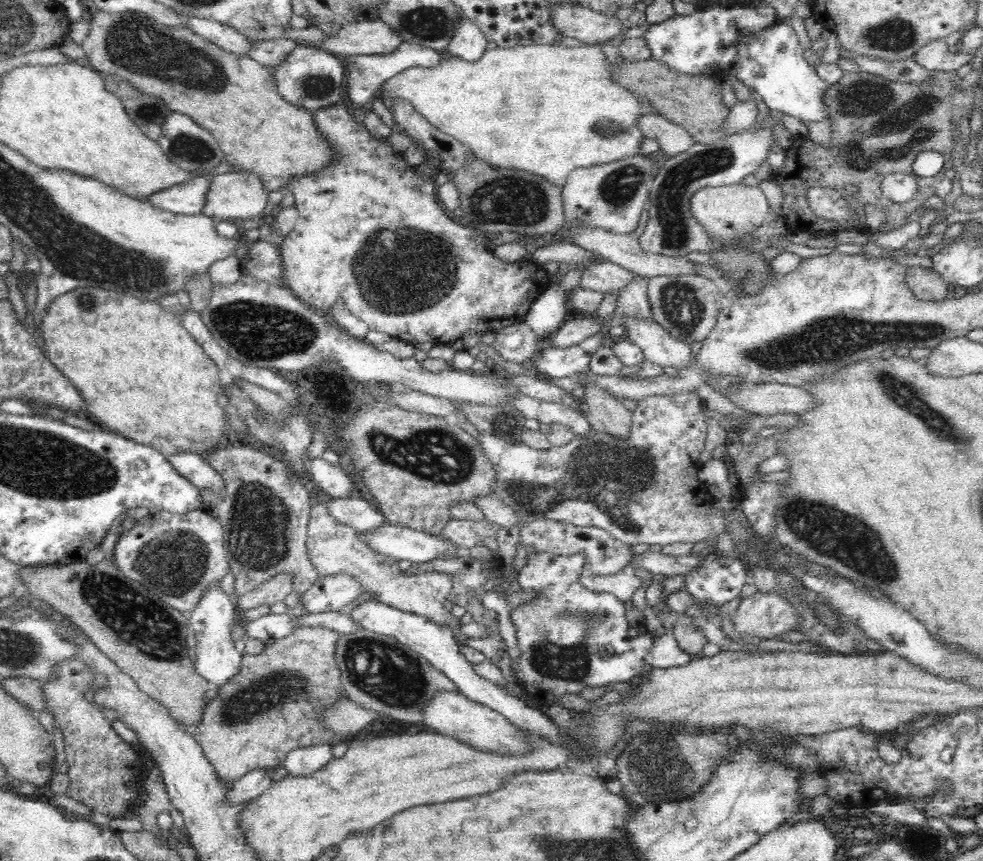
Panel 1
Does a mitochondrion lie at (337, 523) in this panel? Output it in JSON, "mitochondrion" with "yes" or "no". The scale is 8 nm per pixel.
{"mitochondrion":"no"}

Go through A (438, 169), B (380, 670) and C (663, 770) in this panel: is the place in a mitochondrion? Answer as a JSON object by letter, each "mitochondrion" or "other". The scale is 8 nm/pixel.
{"A":"other","B":"mitochondrion","C":"mitochondrion"}

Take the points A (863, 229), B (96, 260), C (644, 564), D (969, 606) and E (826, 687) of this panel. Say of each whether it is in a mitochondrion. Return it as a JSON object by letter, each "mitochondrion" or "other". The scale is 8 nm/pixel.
{"A":"other","B":"mitochondrion","C":"other","D":"other","E":"other"}

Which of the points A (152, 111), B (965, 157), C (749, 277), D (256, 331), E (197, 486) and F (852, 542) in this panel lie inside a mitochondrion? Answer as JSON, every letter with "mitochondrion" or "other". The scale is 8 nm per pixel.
{"A":"mitochondrion","B":"other","C":"mitochondrion","D":"mitochondrion","E":"other","F":"mitochondrion"}

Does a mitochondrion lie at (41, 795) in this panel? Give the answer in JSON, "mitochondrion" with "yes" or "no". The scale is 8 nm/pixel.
{"mitochondrion":"no"}

